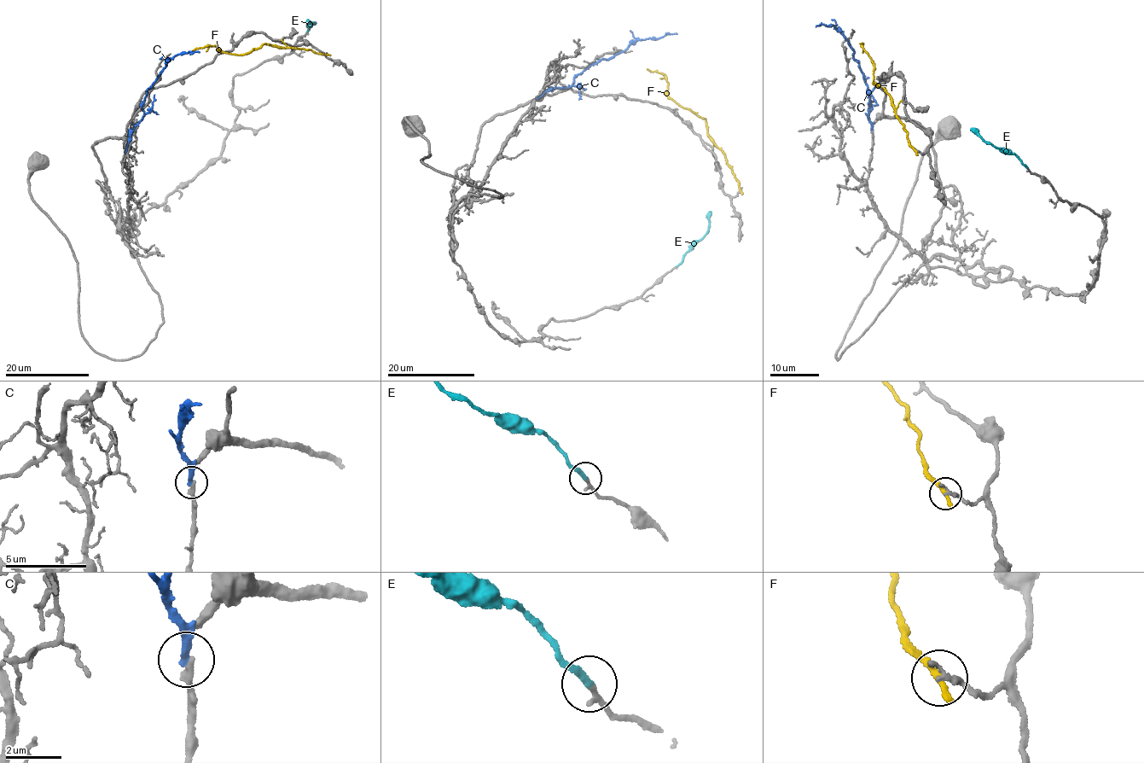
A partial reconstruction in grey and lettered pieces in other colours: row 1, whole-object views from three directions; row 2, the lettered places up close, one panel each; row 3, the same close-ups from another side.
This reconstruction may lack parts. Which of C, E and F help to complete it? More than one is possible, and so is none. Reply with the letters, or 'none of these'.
E

